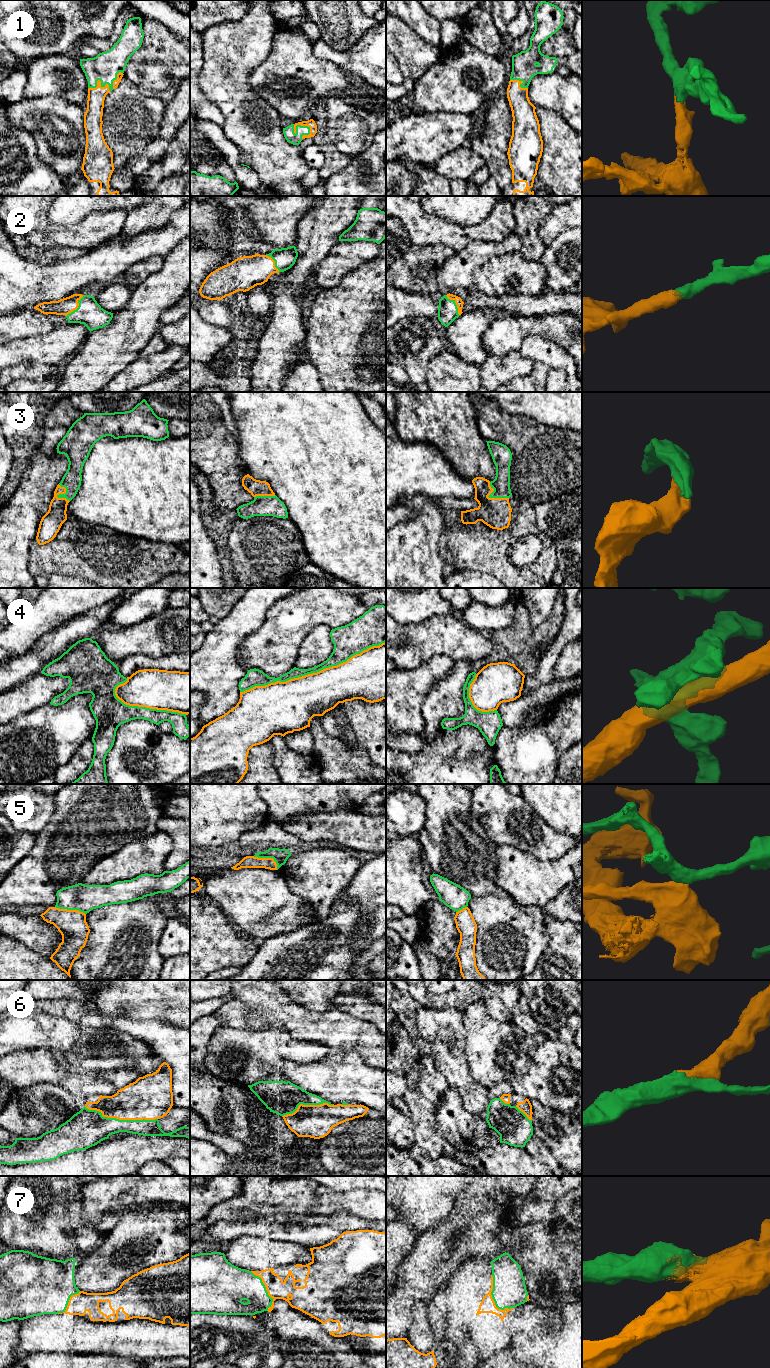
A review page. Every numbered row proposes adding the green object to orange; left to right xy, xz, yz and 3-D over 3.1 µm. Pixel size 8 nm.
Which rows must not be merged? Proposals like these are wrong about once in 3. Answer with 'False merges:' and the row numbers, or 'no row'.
False merges: 4, 5

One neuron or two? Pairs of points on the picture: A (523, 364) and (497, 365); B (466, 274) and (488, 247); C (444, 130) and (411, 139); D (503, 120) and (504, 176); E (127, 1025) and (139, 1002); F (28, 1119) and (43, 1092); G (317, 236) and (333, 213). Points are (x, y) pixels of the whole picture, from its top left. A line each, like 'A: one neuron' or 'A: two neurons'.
A: one neuron
B: one neuron
C: one neuron
D: one neuron
E: two neurons
F: one neuron
G: one neuron

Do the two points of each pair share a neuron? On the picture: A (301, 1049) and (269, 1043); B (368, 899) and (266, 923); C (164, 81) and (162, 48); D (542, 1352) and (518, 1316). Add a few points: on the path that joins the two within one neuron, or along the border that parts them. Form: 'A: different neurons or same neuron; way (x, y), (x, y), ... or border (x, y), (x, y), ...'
A: same neuron; way (293, 1049), (277, 1045)
B: different neurons; border (316, 920), (313, 923), (294, 929)
C: same neuron; way (162, 73), (162, 56)
D: same neuron; way (533, 1343), (532, 1330), (527, 1325)

